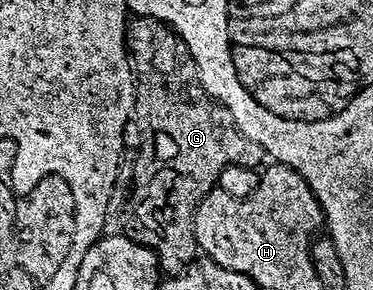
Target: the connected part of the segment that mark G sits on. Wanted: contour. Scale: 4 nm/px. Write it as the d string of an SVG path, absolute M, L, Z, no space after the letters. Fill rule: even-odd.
M134 16L126 25L126 46L134 69L133 119L136 124L138 120L138 128L142 131L142 145L138 148L138 161L133 161L132 164L134 179L130 199L120 213L121 231L129 240L151 248L161 267L167 273L174 274L199 255L194 229L196 212L204 198L215 191L224 169L231 168L233 164L257 165L257 160L263 159L264 153L258 145L244 138L228 110L204 90L196 62L186 43L174 33L174 29L157 20Z

